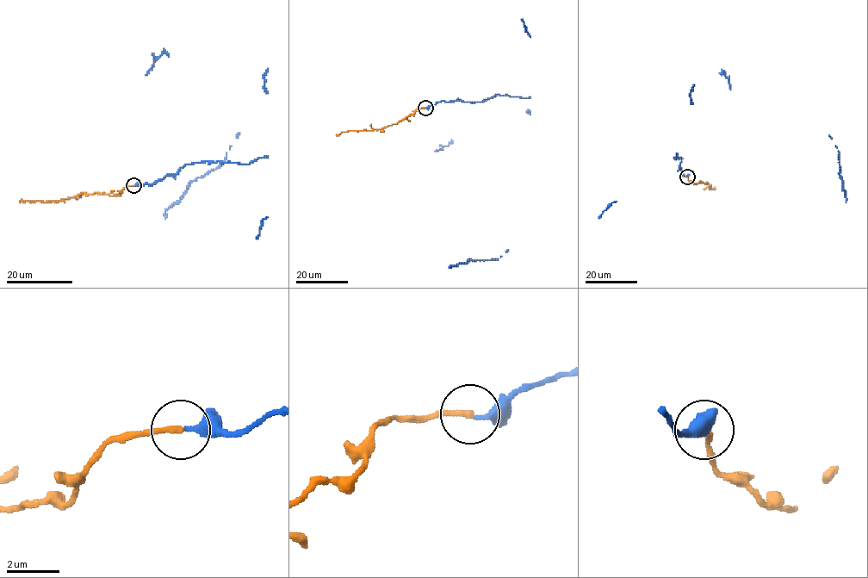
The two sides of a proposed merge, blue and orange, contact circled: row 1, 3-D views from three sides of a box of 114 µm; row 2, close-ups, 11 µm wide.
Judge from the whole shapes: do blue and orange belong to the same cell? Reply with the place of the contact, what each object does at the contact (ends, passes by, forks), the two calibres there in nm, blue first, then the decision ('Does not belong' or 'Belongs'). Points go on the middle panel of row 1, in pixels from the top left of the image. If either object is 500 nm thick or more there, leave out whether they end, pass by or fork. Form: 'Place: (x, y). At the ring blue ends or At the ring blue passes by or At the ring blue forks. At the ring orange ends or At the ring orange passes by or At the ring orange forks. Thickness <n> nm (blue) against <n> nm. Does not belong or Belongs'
Place: (425, 108). At the ring blue ends. At the ring orange ends. Thickness 320 nm (blue) against 240 nm. Does not belong

